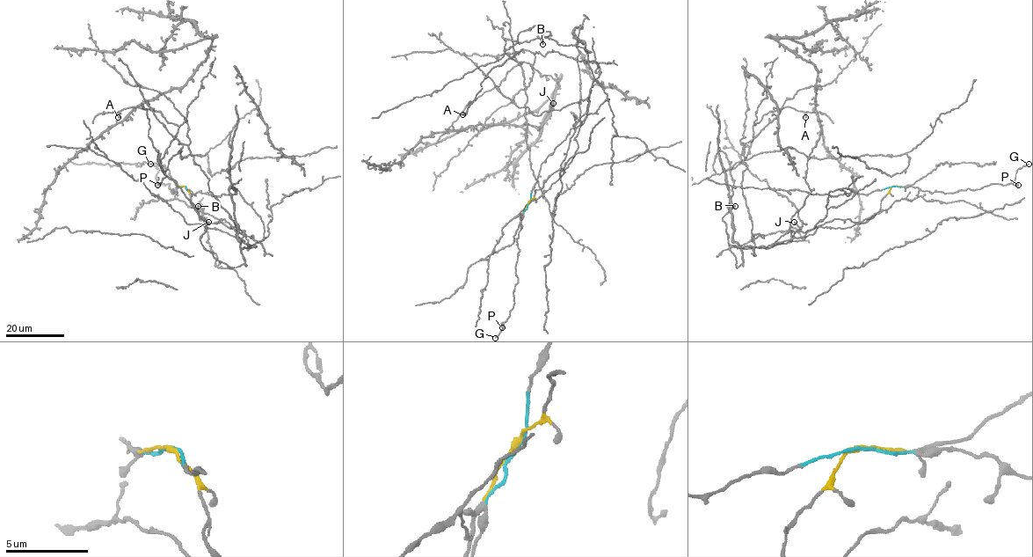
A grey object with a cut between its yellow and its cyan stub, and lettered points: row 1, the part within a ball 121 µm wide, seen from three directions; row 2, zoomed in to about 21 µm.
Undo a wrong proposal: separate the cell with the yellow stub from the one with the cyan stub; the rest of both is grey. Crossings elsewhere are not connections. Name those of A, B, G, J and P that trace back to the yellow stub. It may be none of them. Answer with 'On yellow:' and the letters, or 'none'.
On yellow: A, B, J

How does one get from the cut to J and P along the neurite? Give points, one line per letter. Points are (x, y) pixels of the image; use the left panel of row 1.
J: (184, 186), (199, 216), (207, 223), (223, 218), (244, 240), (207, 228), (208, 222)
P: (184, 186), (177, 186), (171, 193), (175, 192), (170, 192), (173, 190), (169, 187), (170, 183), (157, 185)

